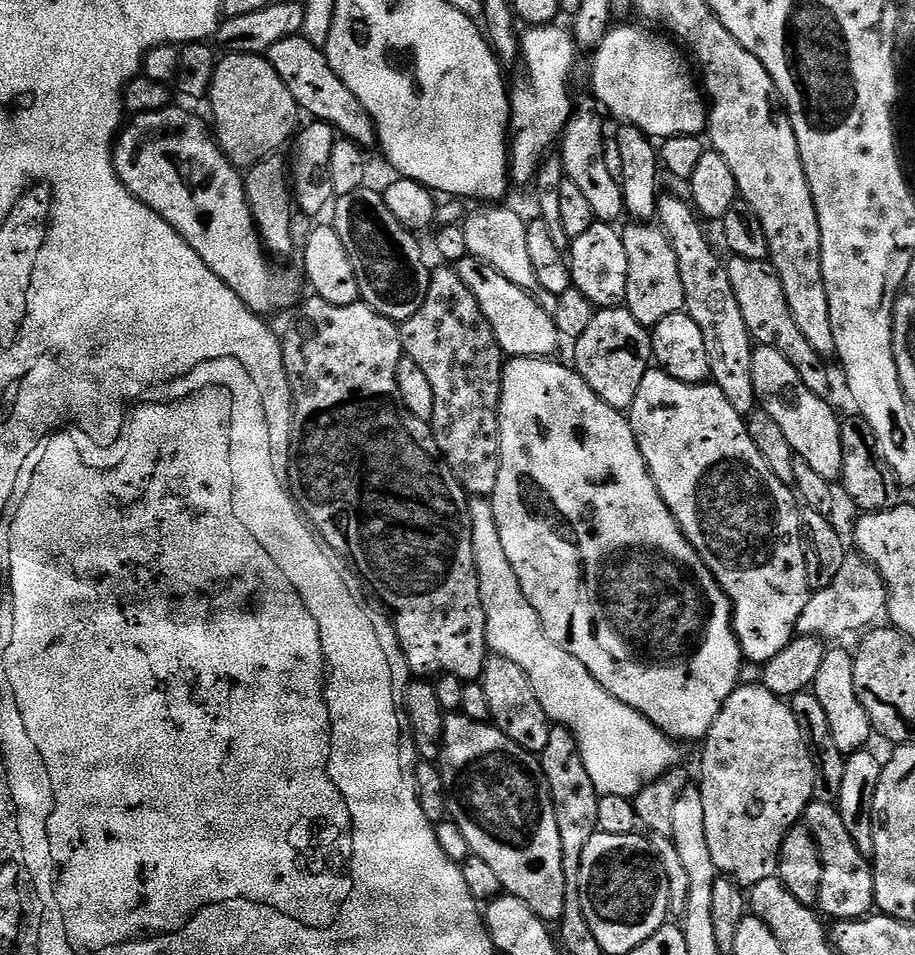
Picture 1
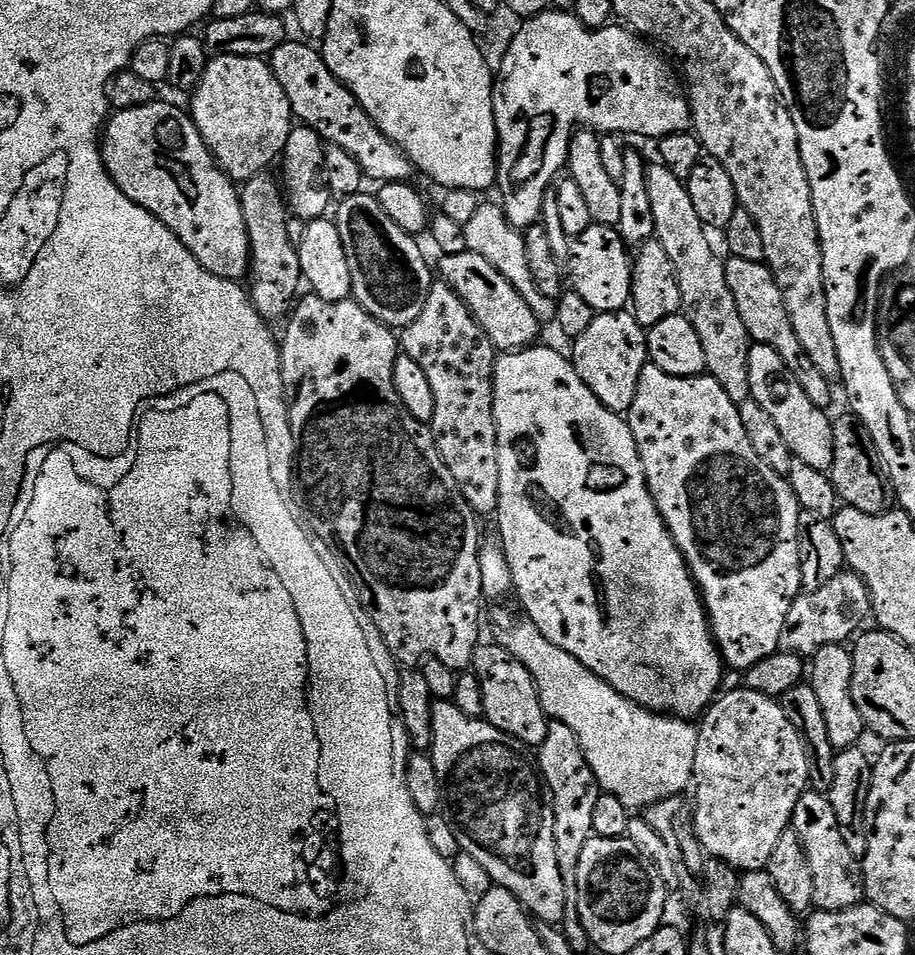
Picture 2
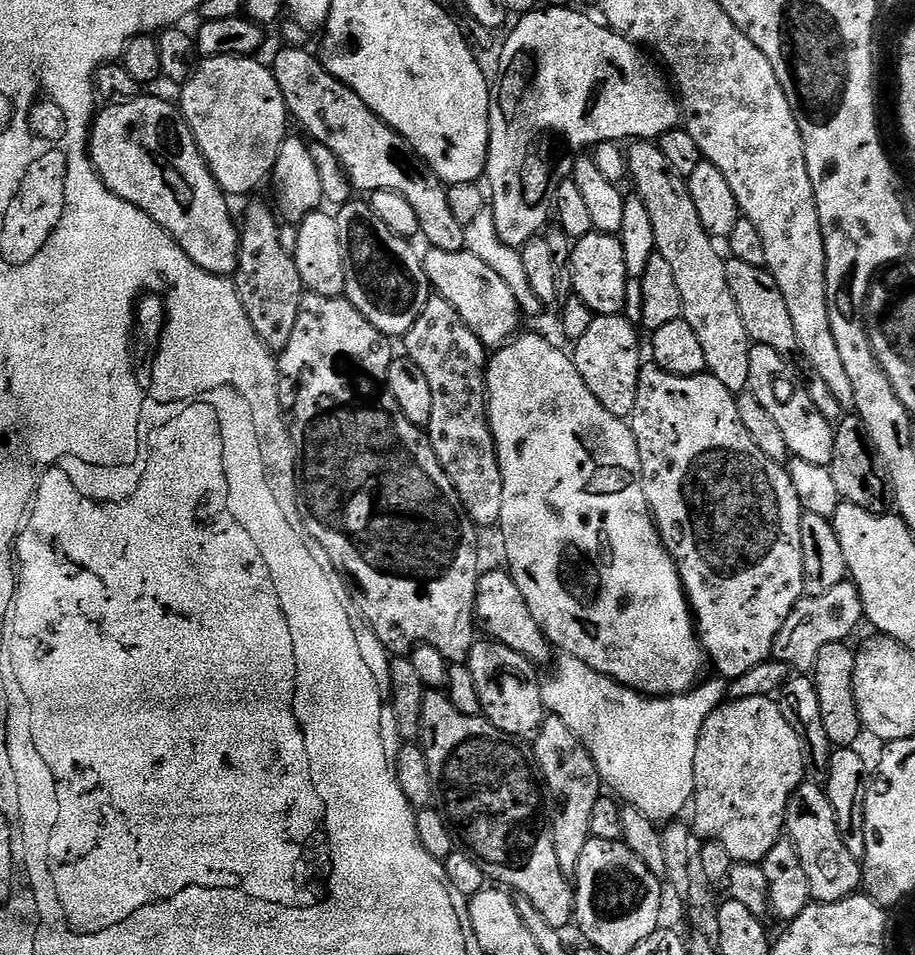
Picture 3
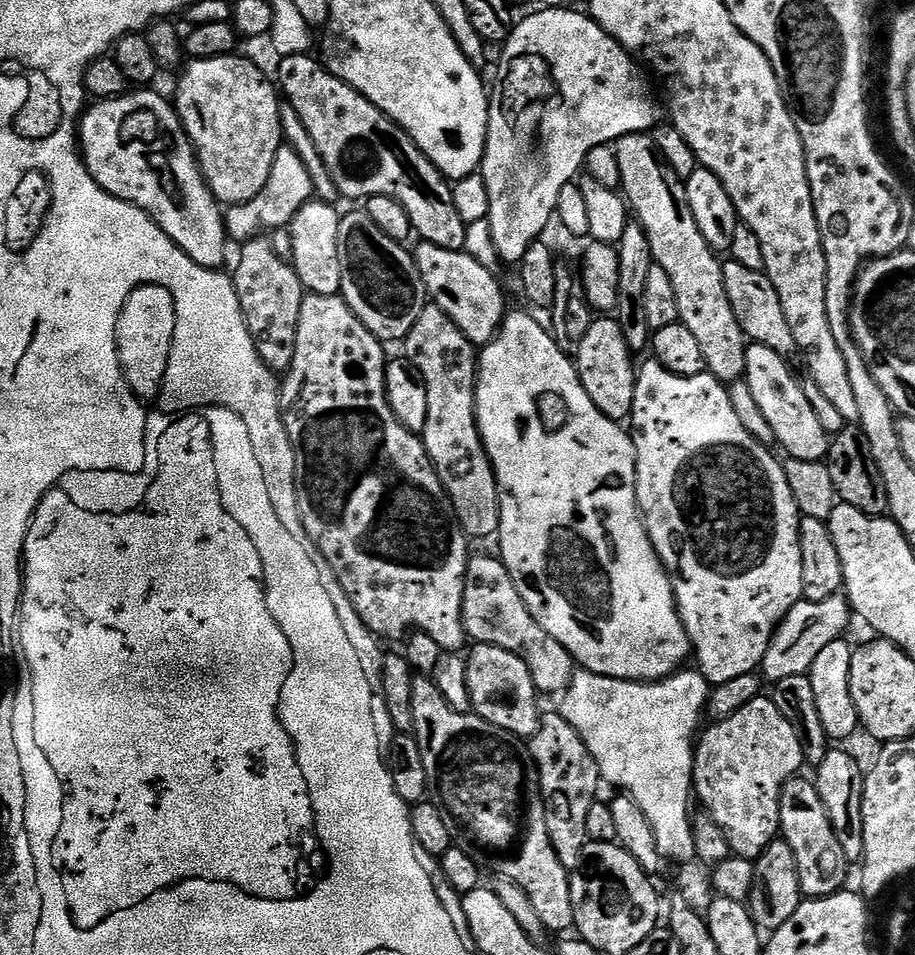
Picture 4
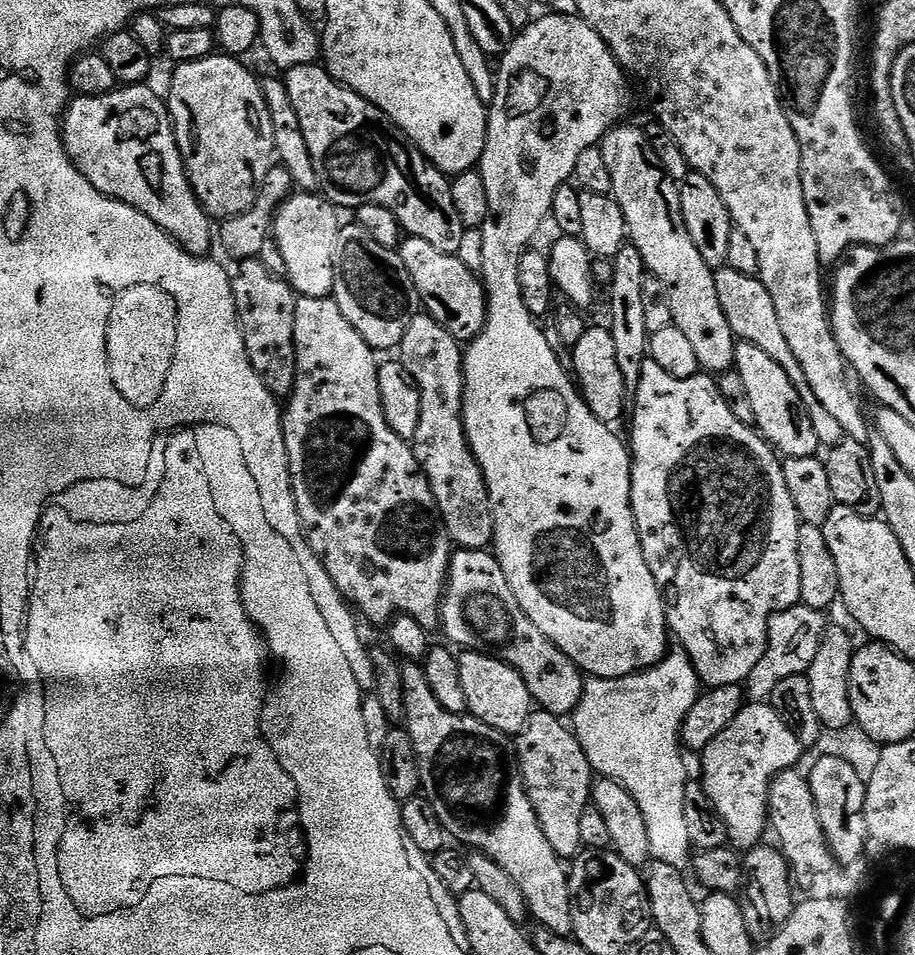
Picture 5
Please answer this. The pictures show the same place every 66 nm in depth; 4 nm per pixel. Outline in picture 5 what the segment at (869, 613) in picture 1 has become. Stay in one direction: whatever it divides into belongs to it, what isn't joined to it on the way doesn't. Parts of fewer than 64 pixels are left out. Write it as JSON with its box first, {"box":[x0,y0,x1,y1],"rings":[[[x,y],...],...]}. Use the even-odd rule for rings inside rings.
{"box":[746,604,827,701],"rings":[[[799,604],[786,611],[776,612],[768,620],[767,650],[763,654],[762,661],[758,662],[758,666],[754,666],[746,681],[746,696],[749,701],[767,701],[771,697],[774,686],[778,686],[778,682],[807,673],[818,652],[821,638],[827,632],[826,617],[824,612]]]}

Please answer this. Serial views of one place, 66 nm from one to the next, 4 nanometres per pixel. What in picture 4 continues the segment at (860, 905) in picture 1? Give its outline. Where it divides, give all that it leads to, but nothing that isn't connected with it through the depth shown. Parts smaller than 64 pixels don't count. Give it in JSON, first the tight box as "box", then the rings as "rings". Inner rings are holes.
{"box":[780,779,850,898],"rings":[[[800,779],[788,780],[782,790],[780,836],[787,840],[790,850],[794,850],[801,893],[808,898],[833,896],[847,885],[844,883],[848,880],[850,861],[846,858],[846,850],[842,850],[842,842],[838,842],[838,834],[834,834],[830,814],[826,814],[826,806],[815,783],[811,779]]]}

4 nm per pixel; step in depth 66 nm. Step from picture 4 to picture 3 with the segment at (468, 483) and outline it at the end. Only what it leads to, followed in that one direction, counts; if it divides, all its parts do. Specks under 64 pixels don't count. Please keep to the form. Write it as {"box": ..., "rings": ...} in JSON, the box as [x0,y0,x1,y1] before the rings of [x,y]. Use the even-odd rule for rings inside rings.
{"box":[402,294,502,529],"rings":[[[432,294],[426,302],[426,310],[418,314],[418,322],[410,326],[410,330],[402,337],[402,344],[407,359],[419,366],[422,374],[426,374],[426,383],[430,386],[430,395],[434,401],[430,410],[430,422],[426,429],[428,440],[434,446],[434,454],[438,454],[438,462],[442,462],[442,470],[450,478],[456,488],[460,505],[468,511],[468,516],[481,529],[499,525],[502,514],[502,470],[500,459],[496,453],[496,443],[492,427],[488,424],[488,361],[489,349],[462,322],[462,314],[446,302],[446,298]]]}

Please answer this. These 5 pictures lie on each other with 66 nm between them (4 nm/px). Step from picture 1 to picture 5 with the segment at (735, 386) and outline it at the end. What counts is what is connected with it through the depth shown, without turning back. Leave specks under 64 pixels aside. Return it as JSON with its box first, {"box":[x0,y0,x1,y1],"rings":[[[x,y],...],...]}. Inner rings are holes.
{"box":[602,122,736,374],"rings":[[[628,122],[610,128],[604,135],[602,149],[613,176],[611,195],[622,206],[626,218],[628,240],[642,254],[642,262],[651,275],[662,282],[670,302],[675,328],[682,330],[698,357],[701,369],[708,374],[733,371],[736,363],[736,335],[722,314],[718,302],[718,286],[714,286],[714,269],[698,254],[690,230],[682,218],[680,185],[662,166],[656,148],[643,127],[631,128]]]}

